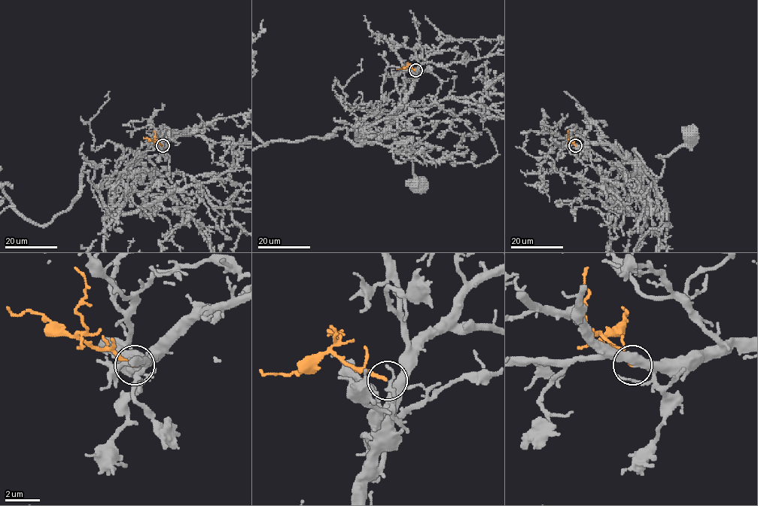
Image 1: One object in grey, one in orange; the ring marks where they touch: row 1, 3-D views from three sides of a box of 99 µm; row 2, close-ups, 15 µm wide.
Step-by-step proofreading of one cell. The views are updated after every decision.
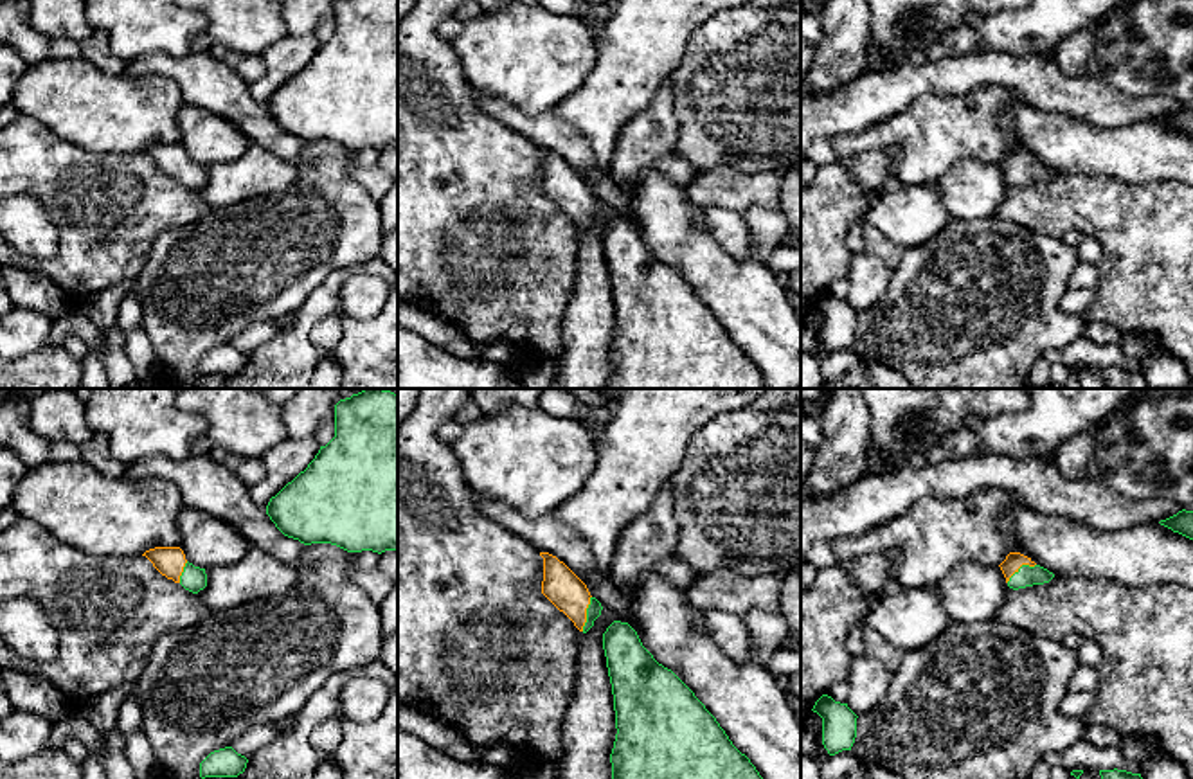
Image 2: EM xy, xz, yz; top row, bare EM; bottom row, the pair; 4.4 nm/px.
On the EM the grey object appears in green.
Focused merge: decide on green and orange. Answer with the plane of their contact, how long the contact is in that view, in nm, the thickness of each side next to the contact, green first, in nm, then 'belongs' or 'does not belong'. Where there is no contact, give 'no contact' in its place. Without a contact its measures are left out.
meets green in xz; contact 170 nm long; 70 nm thick on the green side, 170 nm on the other; belongs

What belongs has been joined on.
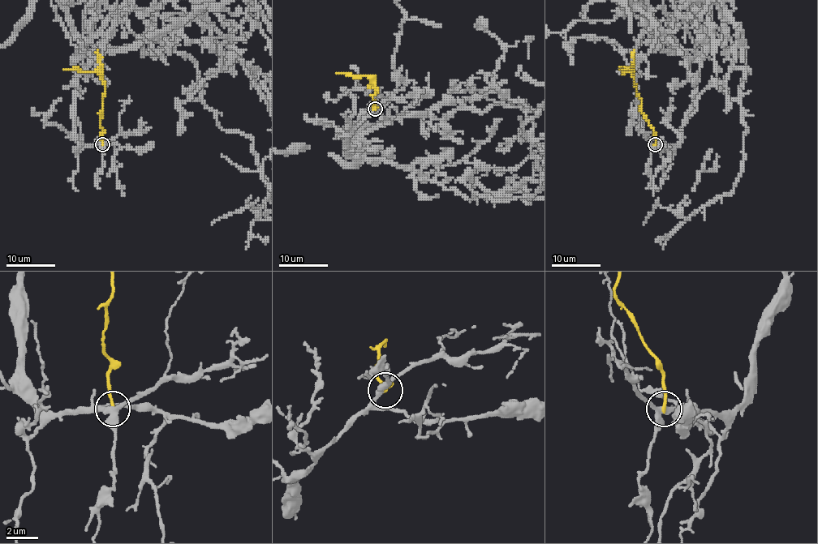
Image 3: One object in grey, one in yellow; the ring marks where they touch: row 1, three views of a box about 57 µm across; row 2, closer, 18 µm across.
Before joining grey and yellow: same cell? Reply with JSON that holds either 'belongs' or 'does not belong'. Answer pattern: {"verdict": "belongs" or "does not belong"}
{"verdict": "does not belong"}

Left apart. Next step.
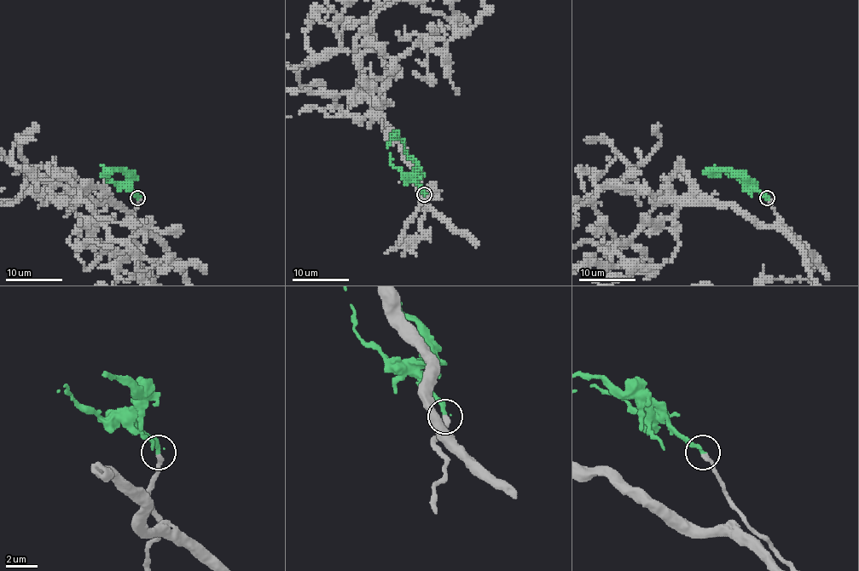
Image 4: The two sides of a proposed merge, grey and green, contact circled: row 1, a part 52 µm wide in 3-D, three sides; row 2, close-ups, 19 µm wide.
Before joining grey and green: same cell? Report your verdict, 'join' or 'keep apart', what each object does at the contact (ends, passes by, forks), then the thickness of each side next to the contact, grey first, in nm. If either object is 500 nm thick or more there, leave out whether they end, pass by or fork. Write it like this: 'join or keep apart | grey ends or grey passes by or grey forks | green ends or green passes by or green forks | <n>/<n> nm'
join | grey ends | green ends | 320/260 nm

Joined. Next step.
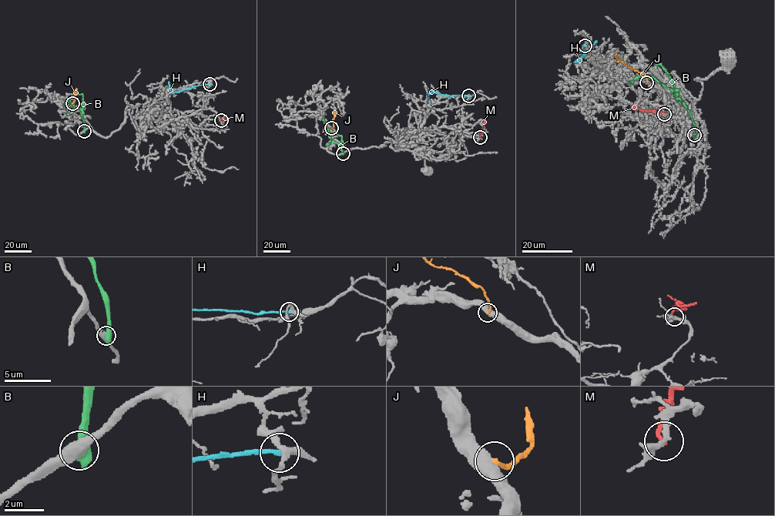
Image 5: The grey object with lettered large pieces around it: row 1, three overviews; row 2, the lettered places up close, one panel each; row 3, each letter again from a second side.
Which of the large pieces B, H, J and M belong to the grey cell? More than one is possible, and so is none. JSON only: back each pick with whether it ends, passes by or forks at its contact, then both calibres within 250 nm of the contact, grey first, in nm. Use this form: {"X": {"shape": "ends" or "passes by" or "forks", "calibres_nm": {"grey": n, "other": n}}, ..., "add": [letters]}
{"add": []}

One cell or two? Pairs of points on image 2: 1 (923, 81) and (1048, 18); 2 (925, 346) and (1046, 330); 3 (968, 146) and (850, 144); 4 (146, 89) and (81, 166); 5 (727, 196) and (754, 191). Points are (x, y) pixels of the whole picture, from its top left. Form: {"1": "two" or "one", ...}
{"1": "two", "2": "one", "3": "one", "4": "two", "5": "one"}

